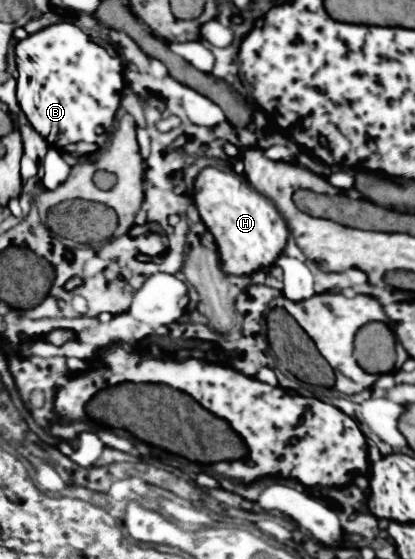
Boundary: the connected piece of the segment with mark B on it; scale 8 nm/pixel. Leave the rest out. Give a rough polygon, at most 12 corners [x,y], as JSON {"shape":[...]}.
{"shape":[[74,23],[16,43],[16,97],[52,147],[102,145],[124,65]]}

